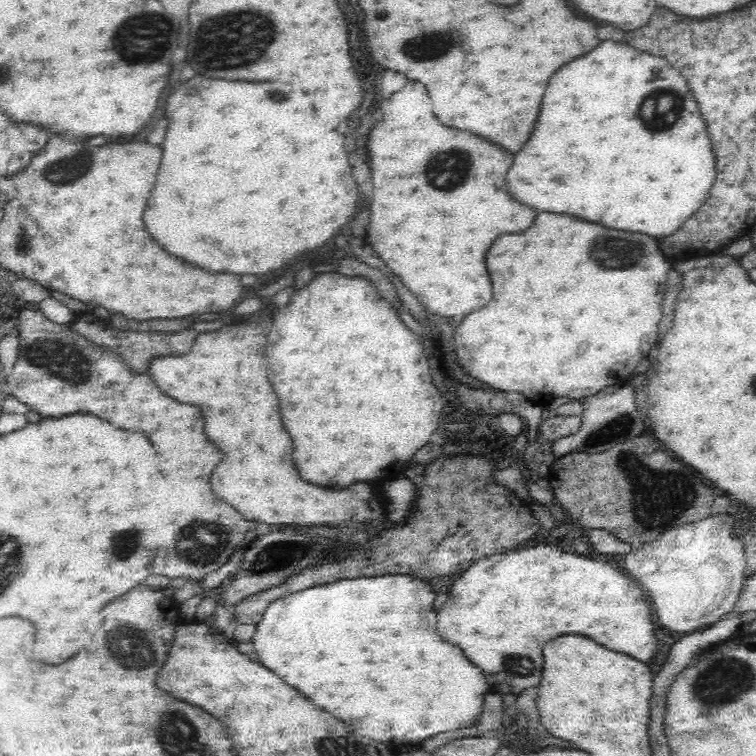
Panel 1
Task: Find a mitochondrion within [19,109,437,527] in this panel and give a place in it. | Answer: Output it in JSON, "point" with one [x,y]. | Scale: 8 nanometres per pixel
{"point":[66,361]}

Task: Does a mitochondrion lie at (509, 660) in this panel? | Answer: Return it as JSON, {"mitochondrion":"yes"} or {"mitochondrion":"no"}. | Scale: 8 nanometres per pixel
{"mitochondrion":"yes"}

